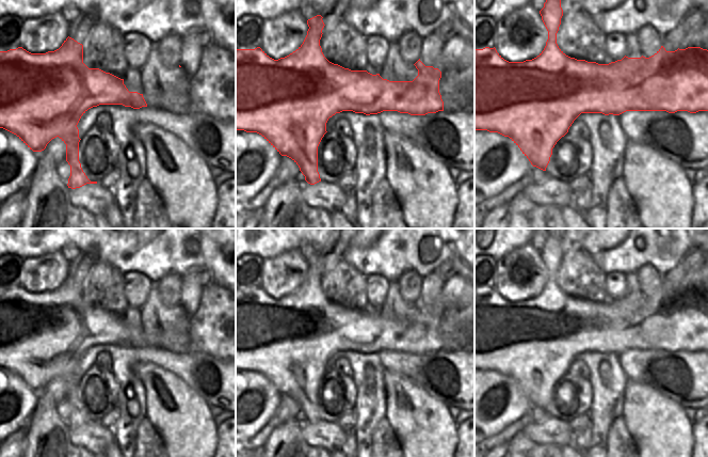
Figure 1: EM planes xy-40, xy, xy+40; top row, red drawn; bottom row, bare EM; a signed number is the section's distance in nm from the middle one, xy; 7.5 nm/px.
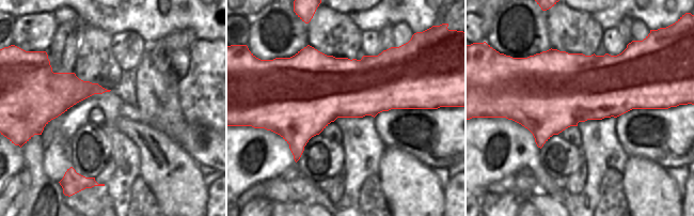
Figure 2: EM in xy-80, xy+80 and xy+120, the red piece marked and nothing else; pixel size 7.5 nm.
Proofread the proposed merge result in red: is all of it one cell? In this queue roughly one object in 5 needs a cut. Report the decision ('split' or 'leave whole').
leave whole

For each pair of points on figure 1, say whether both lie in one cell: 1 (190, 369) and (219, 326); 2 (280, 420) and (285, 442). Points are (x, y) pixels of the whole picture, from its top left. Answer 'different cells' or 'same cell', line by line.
1: different cells
2: same cell

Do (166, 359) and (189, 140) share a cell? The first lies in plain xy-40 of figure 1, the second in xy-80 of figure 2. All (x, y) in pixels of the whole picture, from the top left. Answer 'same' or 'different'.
same

